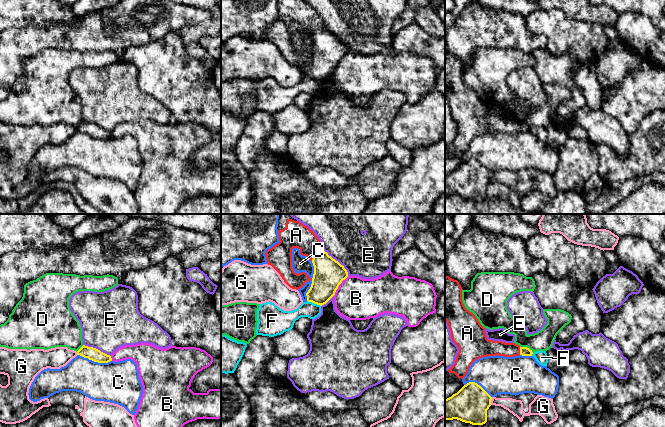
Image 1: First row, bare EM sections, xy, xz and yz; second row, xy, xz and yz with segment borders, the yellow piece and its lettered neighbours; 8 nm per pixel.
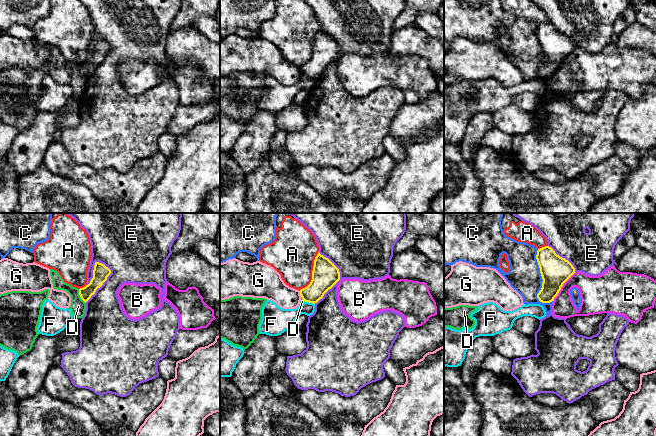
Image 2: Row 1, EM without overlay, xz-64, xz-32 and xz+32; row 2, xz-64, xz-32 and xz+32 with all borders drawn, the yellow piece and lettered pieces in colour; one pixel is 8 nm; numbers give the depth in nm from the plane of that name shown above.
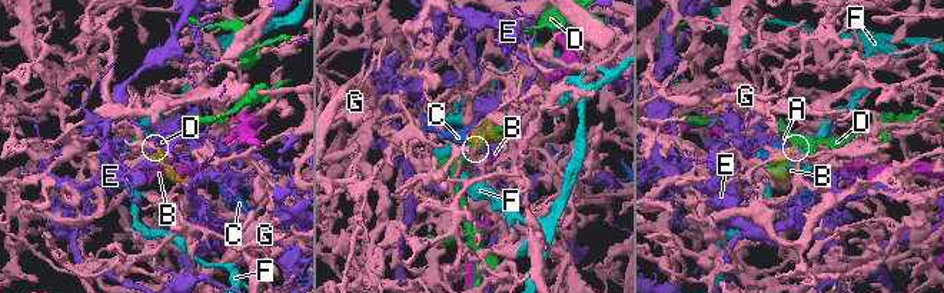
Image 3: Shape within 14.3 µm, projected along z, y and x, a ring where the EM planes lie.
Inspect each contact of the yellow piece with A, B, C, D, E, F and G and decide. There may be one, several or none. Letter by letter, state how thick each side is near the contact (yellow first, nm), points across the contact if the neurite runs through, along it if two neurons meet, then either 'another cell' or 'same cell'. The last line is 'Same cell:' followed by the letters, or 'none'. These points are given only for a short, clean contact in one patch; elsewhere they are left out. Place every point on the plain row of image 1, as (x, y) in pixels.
A: 240/190 nm | along xz (322, 24), (314, 30), (311, 36) | another cell
B: 240/340 nm | another cell
C: 240/130 nm | another cell
D: 80/160 nm | along yz (520, 122), (526, 122), (533, 128) | another cell
E: 240/360 nm | another cell
F: 240/130 nm | along xz (307, 76), (320, 82) | another cell
G: 280/120 nm | another cell
Same cell: none

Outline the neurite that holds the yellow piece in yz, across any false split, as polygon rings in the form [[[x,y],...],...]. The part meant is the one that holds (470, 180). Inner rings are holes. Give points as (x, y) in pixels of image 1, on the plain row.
[[[469,158],[445,175],[445,196],[457,195],[472,201],[487,198],[492,173],[477,159]]]

